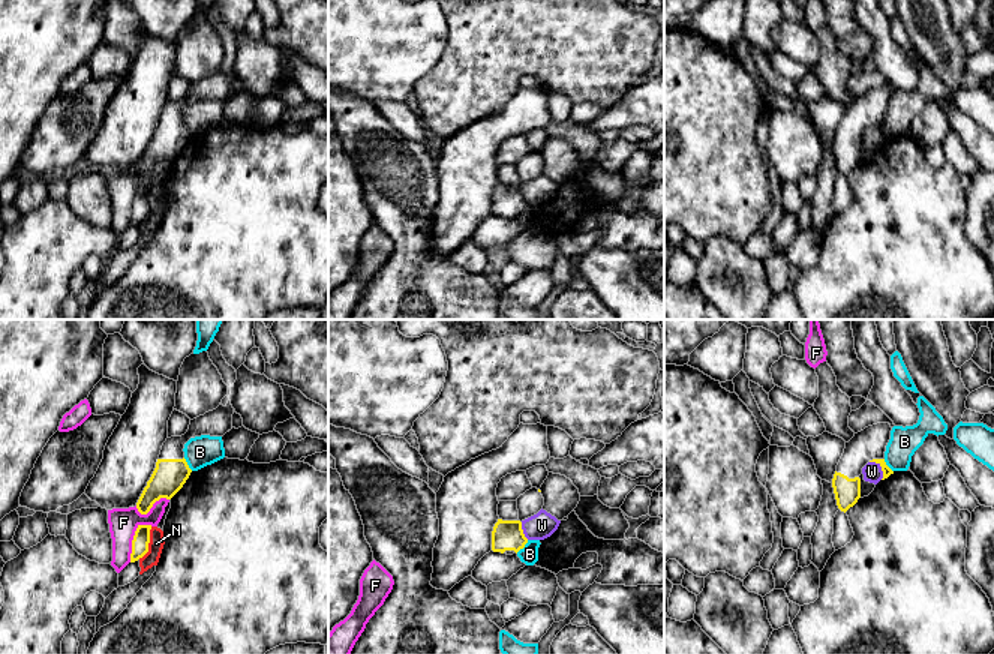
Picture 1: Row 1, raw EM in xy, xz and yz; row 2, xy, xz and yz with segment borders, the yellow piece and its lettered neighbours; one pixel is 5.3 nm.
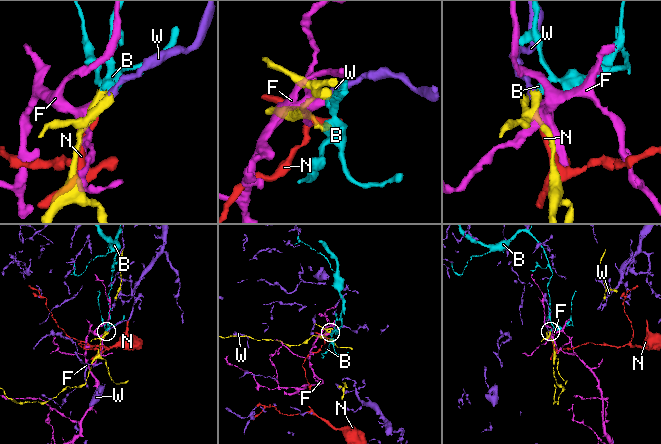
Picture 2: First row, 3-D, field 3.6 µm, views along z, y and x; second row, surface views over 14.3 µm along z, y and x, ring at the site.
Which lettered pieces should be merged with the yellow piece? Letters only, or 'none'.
none

